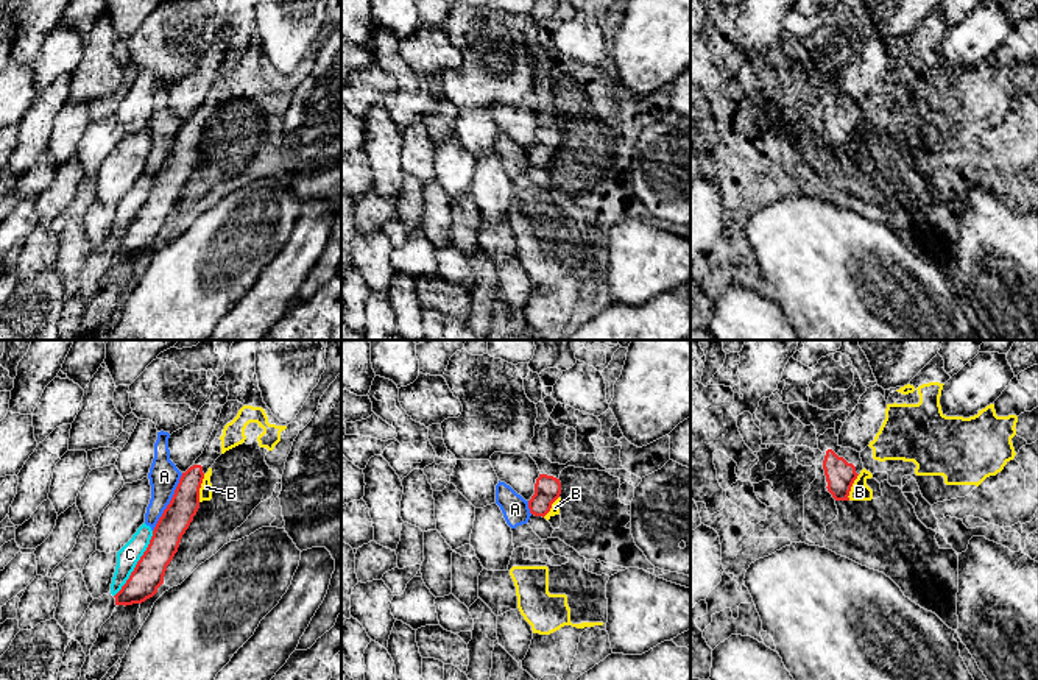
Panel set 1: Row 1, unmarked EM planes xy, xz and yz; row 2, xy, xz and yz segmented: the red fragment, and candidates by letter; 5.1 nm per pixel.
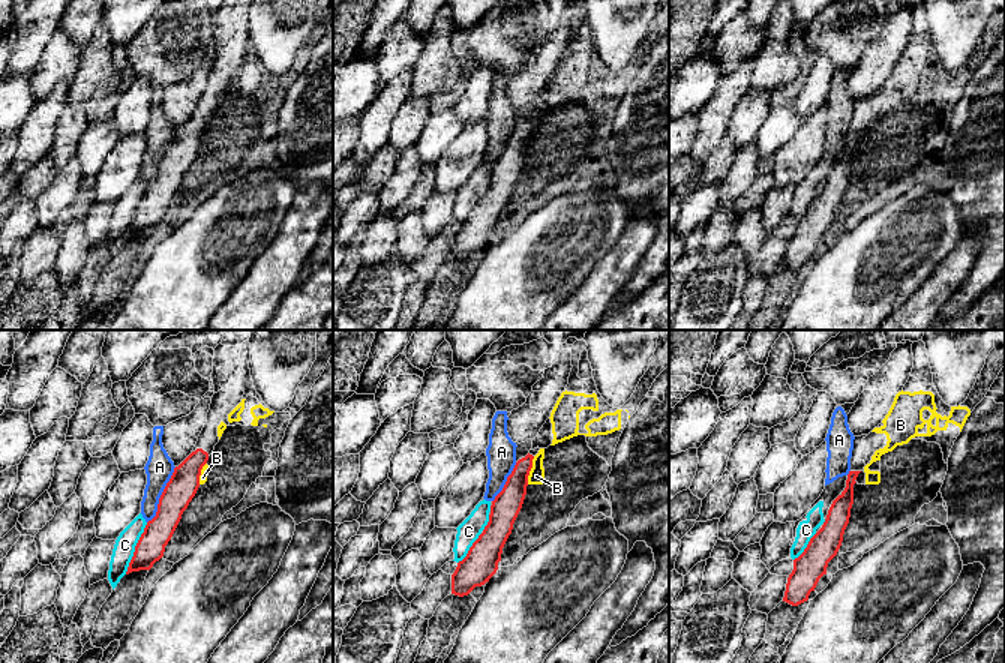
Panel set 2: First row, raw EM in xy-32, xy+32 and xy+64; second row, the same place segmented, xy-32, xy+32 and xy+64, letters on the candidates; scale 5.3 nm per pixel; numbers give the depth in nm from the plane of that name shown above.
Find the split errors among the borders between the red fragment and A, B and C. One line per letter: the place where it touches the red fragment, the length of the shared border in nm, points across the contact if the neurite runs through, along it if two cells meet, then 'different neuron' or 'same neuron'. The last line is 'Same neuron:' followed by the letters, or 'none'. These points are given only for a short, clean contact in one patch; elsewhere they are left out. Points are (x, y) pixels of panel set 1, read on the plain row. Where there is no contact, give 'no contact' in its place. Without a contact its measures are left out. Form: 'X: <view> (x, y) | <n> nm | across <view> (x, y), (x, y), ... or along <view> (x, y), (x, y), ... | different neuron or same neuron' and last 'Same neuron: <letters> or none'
A: xy (170, 153) | 340 nm | different neuron
B: xy (200, 138) | 150 nm | along xy (204, 125), (200, 134), (198, 152) | different neuron
C: xy (137, 214) | 400 nm | along xy (153, 181), (147, 200), (114, 247) | different neuron
Same neuron: none

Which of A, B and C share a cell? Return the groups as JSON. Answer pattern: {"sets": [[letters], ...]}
{"sets": [["A", "B"], ["C"]]}

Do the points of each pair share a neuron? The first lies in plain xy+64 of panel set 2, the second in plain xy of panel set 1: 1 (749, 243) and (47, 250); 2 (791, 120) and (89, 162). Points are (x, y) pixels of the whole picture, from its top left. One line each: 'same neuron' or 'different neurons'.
1: different neurons
2: same neuron

